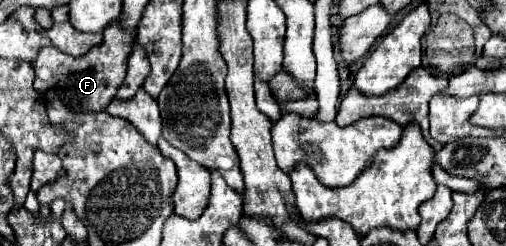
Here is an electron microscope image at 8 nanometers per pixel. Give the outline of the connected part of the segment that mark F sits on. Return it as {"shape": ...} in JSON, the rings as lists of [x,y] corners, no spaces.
{"shape":[[[121,18],[111,22],[103,30],[103,42],[89,50],[83,58],[73,58],[57,50],[55,46],[47,46],[39,52],[33,68],[35,68],[35,90],[49,92],[55,90],[61,100],[77,112],[101,112],[115,98],[117,88],[123,84],[127,74],[127,58],[133,52],[137,42],[135,34],[127,34],[121,28]]]}

